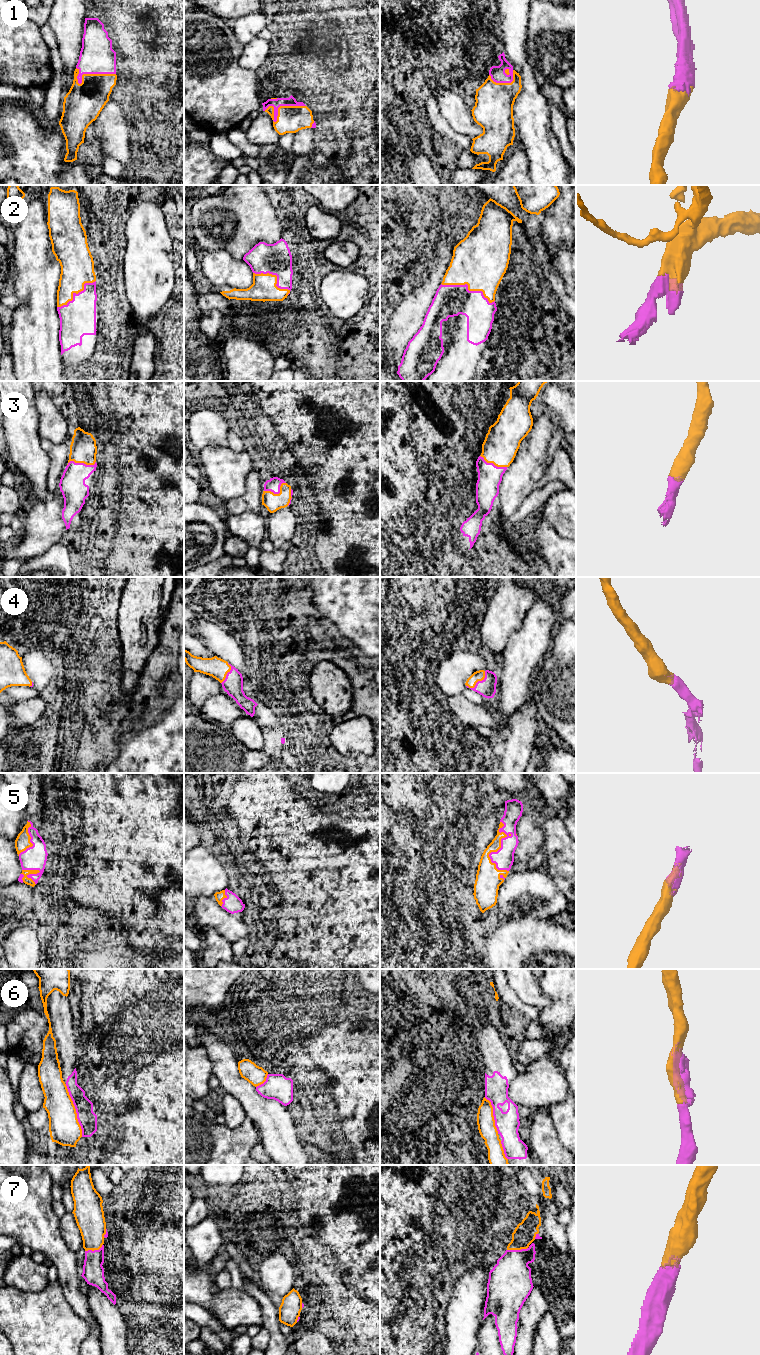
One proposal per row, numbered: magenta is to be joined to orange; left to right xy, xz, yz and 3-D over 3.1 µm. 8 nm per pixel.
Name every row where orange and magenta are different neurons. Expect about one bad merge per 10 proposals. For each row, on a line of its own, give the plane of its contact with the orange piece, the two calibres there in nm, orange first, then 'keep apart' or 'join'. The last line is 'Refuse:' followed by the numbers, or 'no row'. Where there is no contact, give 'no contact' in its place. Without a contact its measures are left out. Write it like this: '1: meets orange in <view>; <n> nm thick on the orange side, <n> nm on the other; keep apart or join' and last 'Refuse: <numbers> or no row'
1: meets orange in xz; 220 nm thick on the orange side, 80 nm on the other; join
2: meets orange in yz; 440 nm thick on the orange side, 260 nm on the other; join
3: meets orange in xy; 220 nm thick on the orange side, 200 nm on the other; join
4: meets orange in yz; 80 nm thick on the orange side, 140 nm on the other; join
5: meets orange in yz; 200 nm thick on the orange side, 160 nm on the other; join
6: meets orange in xy; 240 nm thick on the orange side, 150 nm on the other; join
7: meets orange in yz; 180 nm thick on the orange side, 340 nm on the other; join
Refuse: no row

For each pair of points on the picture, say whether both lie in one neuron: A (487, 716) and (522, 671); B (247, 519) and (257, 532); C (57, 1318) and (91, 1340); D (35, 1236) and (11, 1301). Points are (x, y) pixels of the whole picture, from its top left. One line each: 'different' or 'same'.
A: different
B: same
C: different
D: different

